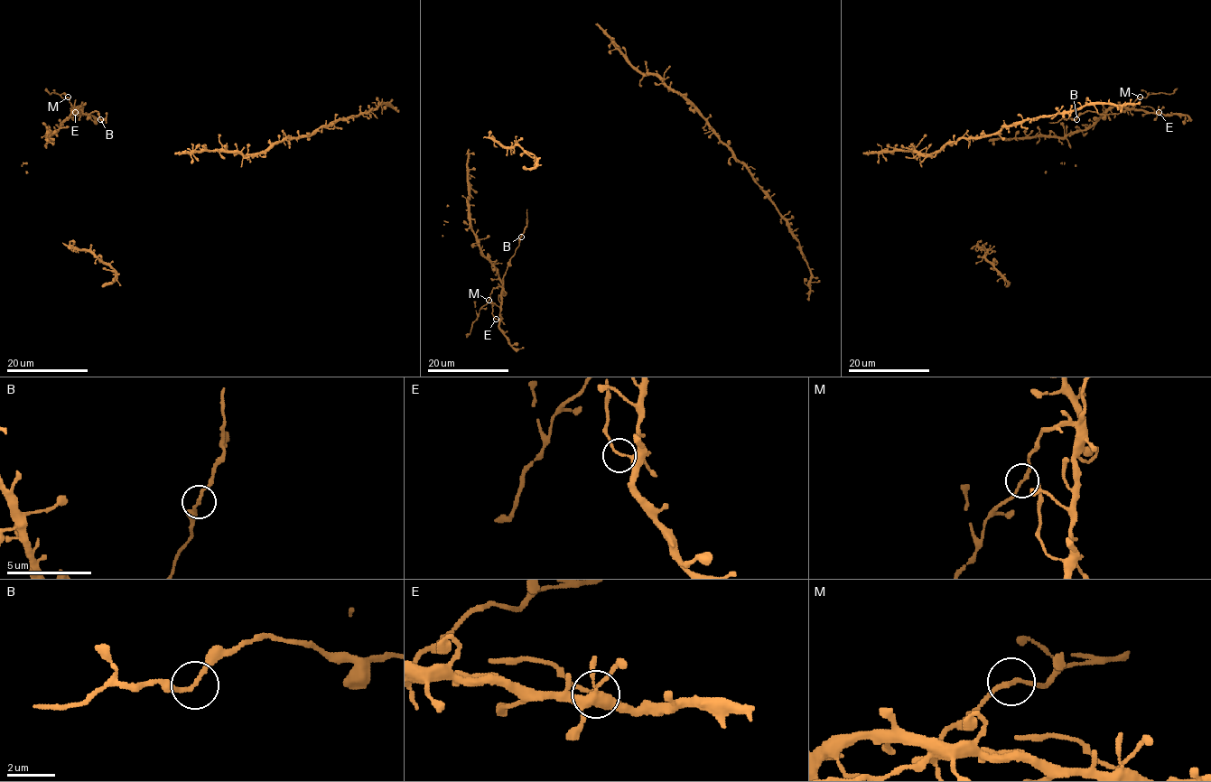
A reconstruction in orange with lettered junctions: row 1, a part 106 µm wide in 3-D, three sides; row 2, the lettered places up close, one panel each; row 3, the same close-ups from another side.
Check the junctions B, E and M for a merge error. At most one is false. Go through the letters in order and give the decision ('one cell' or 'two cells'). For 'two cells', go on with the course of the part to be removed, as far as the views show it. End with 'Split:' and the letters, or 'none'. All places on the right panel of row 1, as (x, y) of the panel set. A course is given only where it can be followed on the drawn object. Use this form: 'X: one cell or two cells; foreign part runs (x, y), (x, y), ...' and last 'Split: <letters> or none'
B: one cell
E: one cell
M: one cell
Split: none

